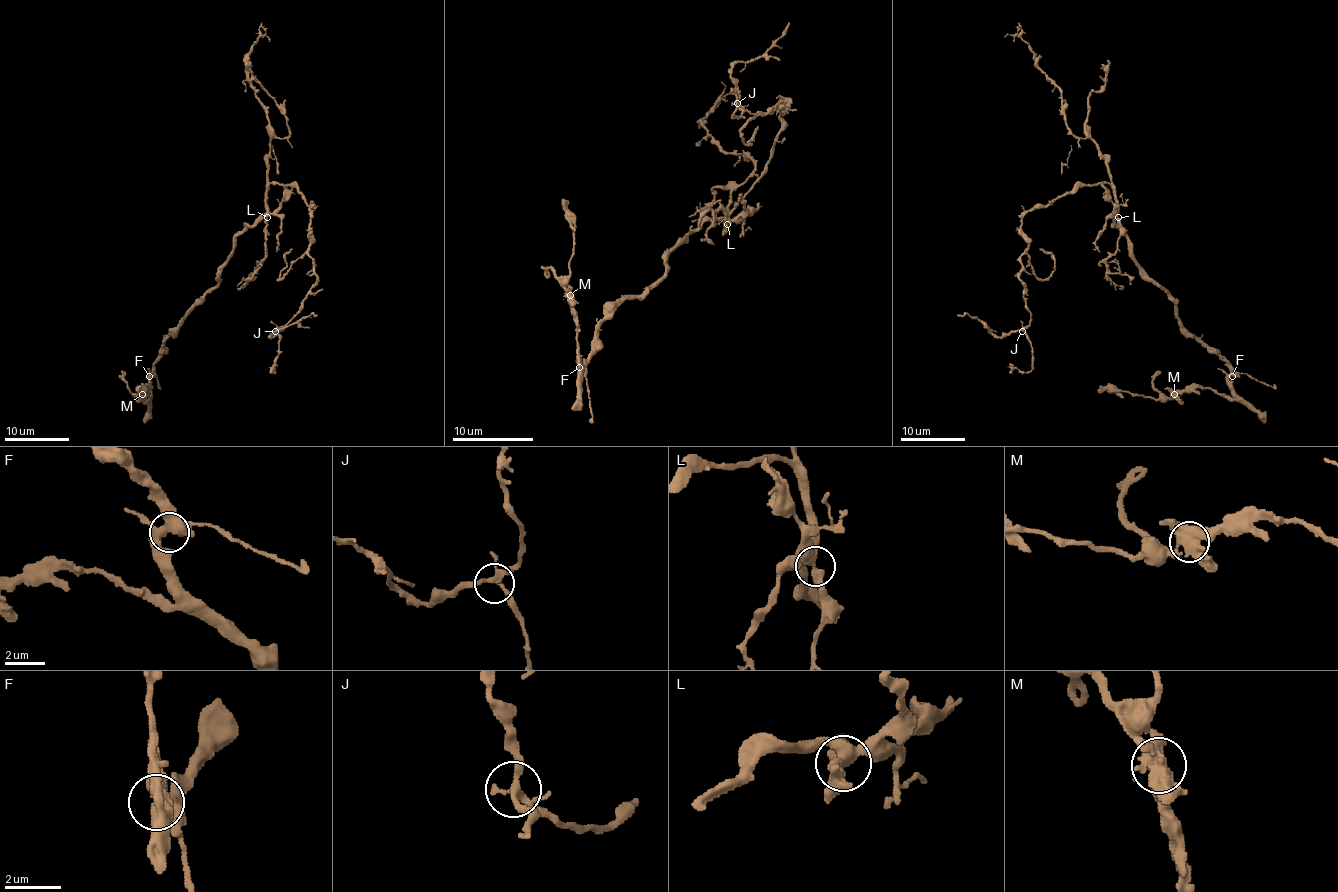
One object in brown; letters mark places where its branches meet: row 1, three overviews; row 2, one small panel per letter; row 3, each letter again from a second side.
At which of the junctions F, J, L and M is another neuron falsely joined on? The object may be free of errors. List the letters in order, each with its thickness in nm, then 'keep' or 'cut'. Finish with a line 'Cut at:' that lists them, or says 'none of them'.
F: 460 nm thick; keep
J: 240 nm thick; keep
L: 420 nm thick; keep
M: 600 nm thick; cut
Cut at: M

